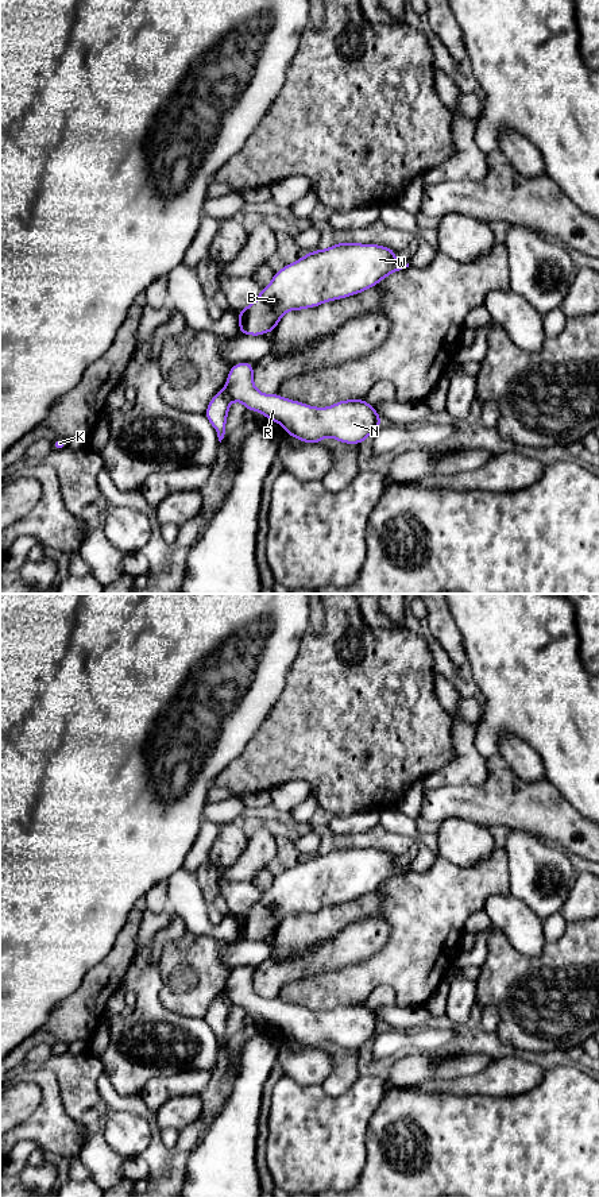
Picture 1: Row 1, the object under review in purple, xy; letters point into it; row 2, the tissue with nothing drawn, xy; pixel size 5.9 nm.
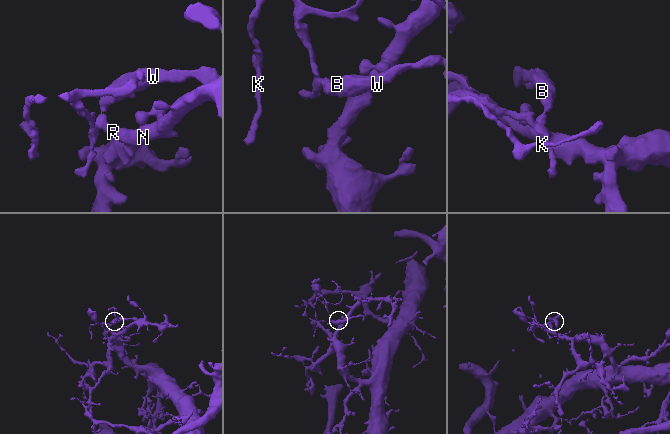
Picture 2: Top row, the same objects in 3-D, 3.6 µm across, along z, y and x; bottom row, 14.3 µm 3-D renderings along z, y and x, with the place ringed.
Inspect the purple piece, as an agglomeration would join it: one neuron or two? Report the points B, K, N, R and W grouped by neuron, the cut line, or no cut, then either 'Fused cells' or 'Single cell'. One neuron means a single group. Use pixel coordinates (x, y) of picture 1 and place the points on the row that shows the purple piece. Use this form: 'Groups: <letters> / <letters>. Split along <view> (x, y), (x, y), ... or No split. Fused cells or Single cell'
Groups: B N R W / K. Split along xy (224, 387), (231, 401). Fused cells

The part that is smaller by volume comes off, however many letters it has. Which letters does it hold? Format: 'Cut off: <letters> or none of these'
Cut off: K

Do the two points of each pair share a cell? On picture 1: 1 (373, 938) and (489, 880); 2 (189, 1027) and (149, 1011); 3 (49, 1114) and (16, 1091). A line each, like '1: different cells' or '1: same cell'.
1: different cells
2: same cell
3: different cells

